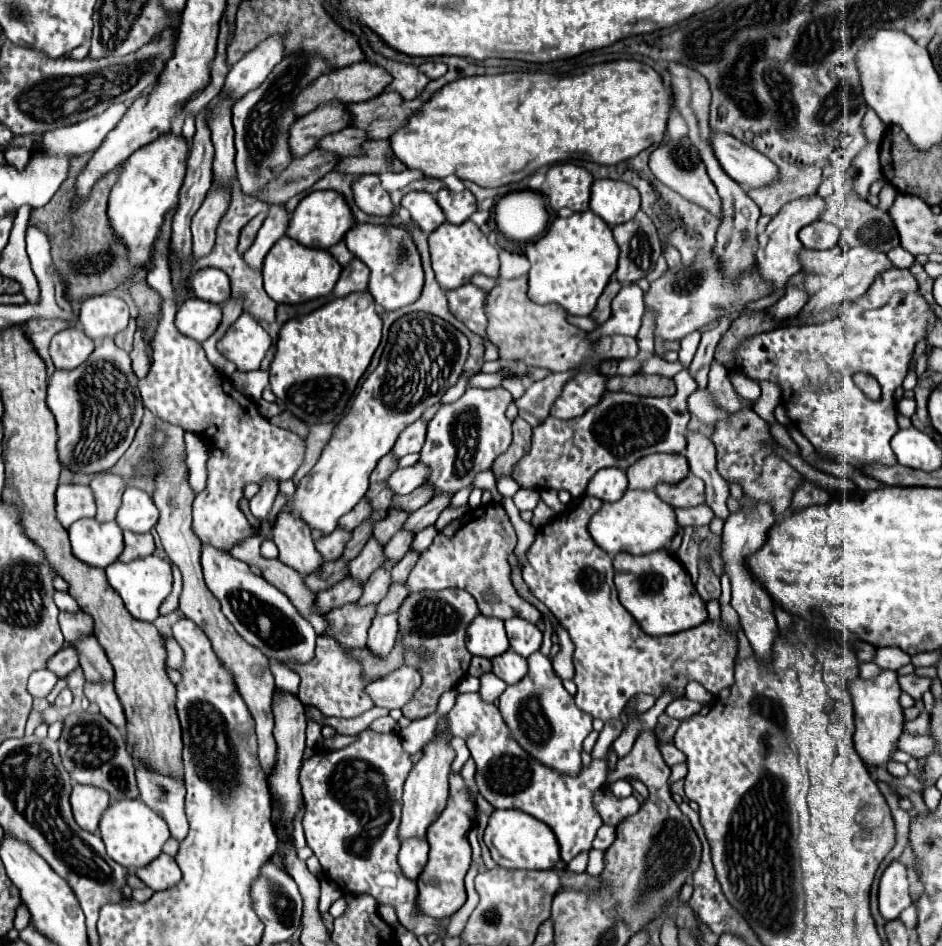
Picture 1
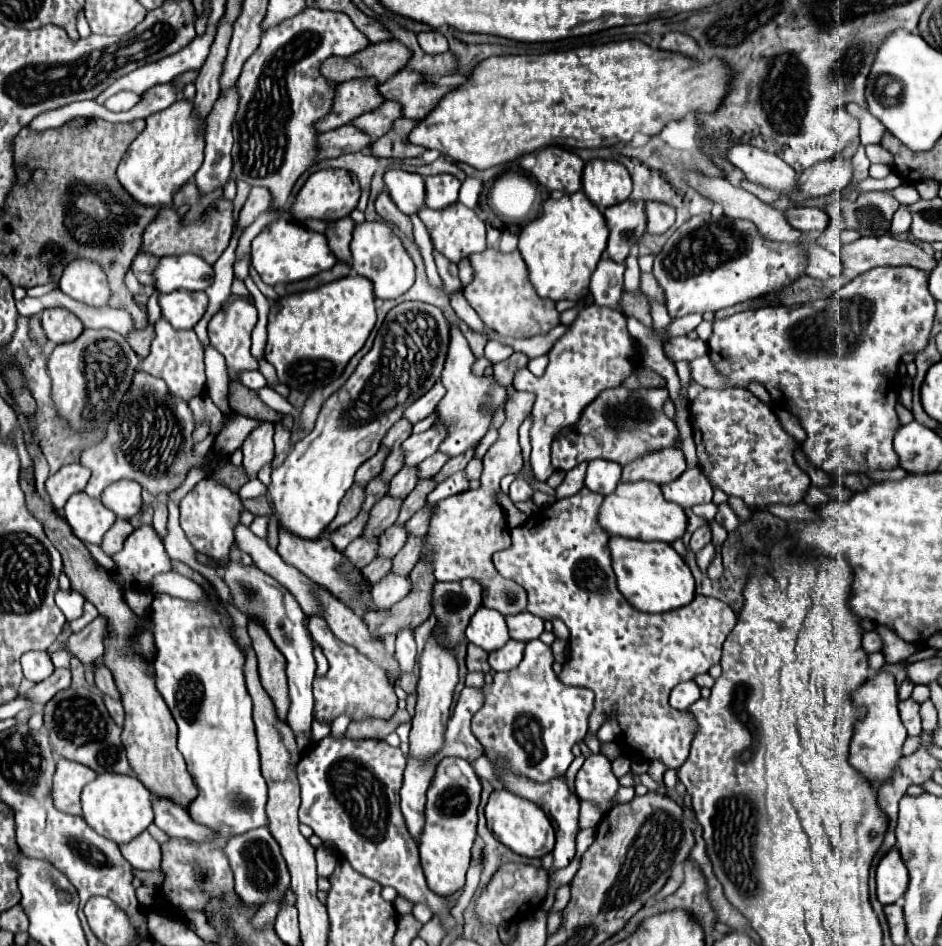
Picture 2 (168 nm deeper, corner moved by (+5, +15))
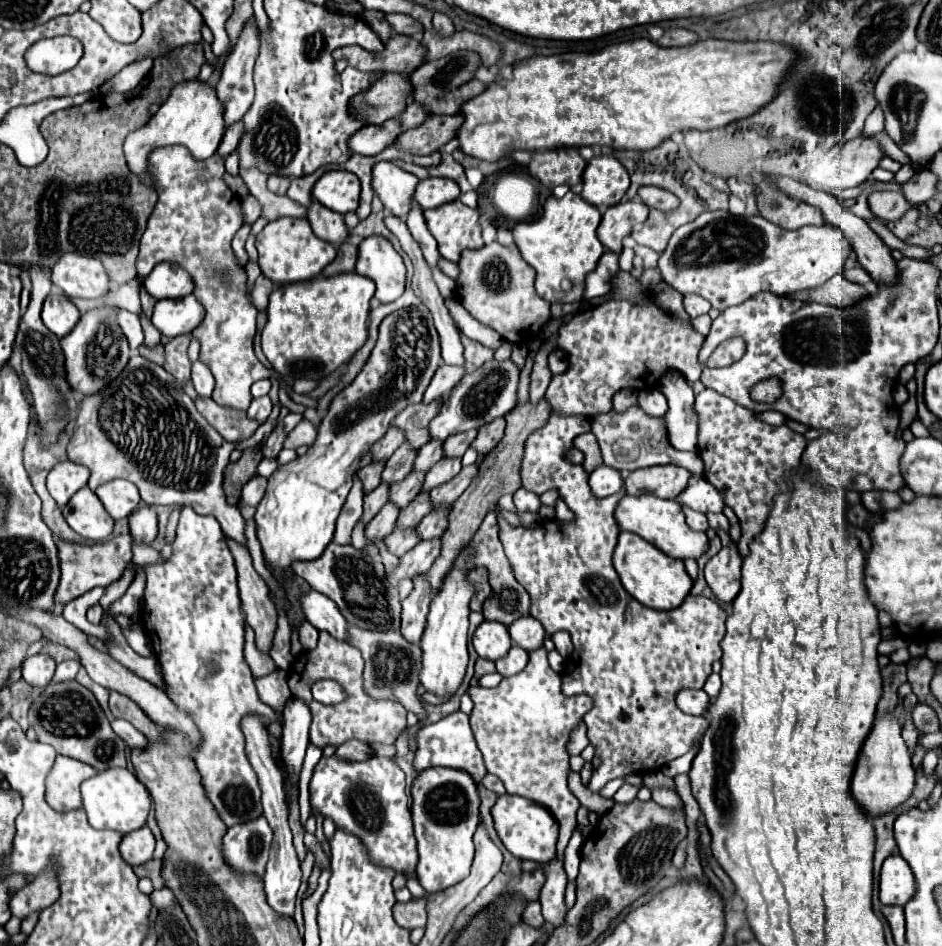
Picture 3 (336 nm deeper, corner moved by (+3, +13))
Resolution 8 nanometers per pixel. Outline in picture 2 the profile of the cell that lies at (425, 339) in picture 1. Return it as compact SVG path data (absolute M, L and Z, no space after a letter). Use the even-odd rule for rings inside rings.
M406 301L388 311L374 339L372 349L362 357L362 361L358 363L350 379L344 383L344 387L340 387L338 393L334 395L338 403L336 405L326 403L322 407L312 433L306 435L302 441L298 441L290 451L290 455L286 457L286 461L276 471L272 471L272 483L268 487L268 493L272 497L274 509L280 517L280 525L284 529L294 531L304 539L318 539L322 535L326 525L336 517L340 499L352 487L356 469L372 455L376 455L382 437L402 417L404 409L410 407L422 395L426 395L426 391L430 391L432 385L440 379L448 355L448 345L450 345L450 323L438 307L420 301Z

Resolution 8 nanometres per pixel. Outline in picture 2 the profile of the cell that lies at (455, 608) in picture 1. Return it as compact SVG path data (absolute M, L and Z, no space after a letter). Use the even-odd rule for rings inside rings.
M474 579L454 583L434 583L432 613L438 621L436 633L444 645L452 649L464 641L464 629L476 609L482 605L482 587Z

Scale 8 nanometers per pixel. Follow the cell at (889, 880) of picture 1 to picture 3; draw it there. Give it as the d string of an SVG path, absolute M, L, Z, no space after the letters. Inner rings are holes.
M892 855L884 861L880 873L880 901L882 905L906 905L916 893L916 881L912 869L900 855Z

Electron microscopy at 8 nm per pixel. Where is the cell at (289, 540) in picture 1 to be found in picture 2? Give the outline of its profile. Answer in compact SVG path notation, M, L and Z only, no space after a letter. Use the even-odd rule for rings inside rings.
M280 527L278 531L280 535L280 543L278 543L278 553L280 557L296 567L298 571L302 571L308 579L312 579L314 583L322 585L324 589L330 589L338 599L342 599L342 603L346 603L354 613L362 615L366 609L366 605L370 605L370 591L366 589L366 585L362 585L362 577L358 577L358 569L348 569L346 561L342 561L342 553L334 551L334 547L330 545L328 539L302 539L290 531L286 531L284 527Z

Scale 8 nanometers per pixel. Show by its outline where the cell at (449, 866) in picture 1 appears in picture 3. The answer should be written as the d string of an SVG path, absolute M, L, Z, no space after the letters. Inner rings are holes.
M430 767L418 773L410 787L412 793L412 823L418 841L418 865L416 875L426 893L444 891L460 883L472 865L474 843L472 835L480 823L478 787L464 775L464 771L452 771L448 767Z

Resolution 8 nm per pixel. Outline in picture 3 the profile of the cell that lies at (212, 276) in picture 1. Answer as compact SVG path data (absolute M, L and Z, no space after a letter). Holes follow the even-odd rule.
M160 263L144 279L144 289L156 301L160 301L160 299L180 299L192 293L194 285L190 275L182 267L176 267L174 263Z

